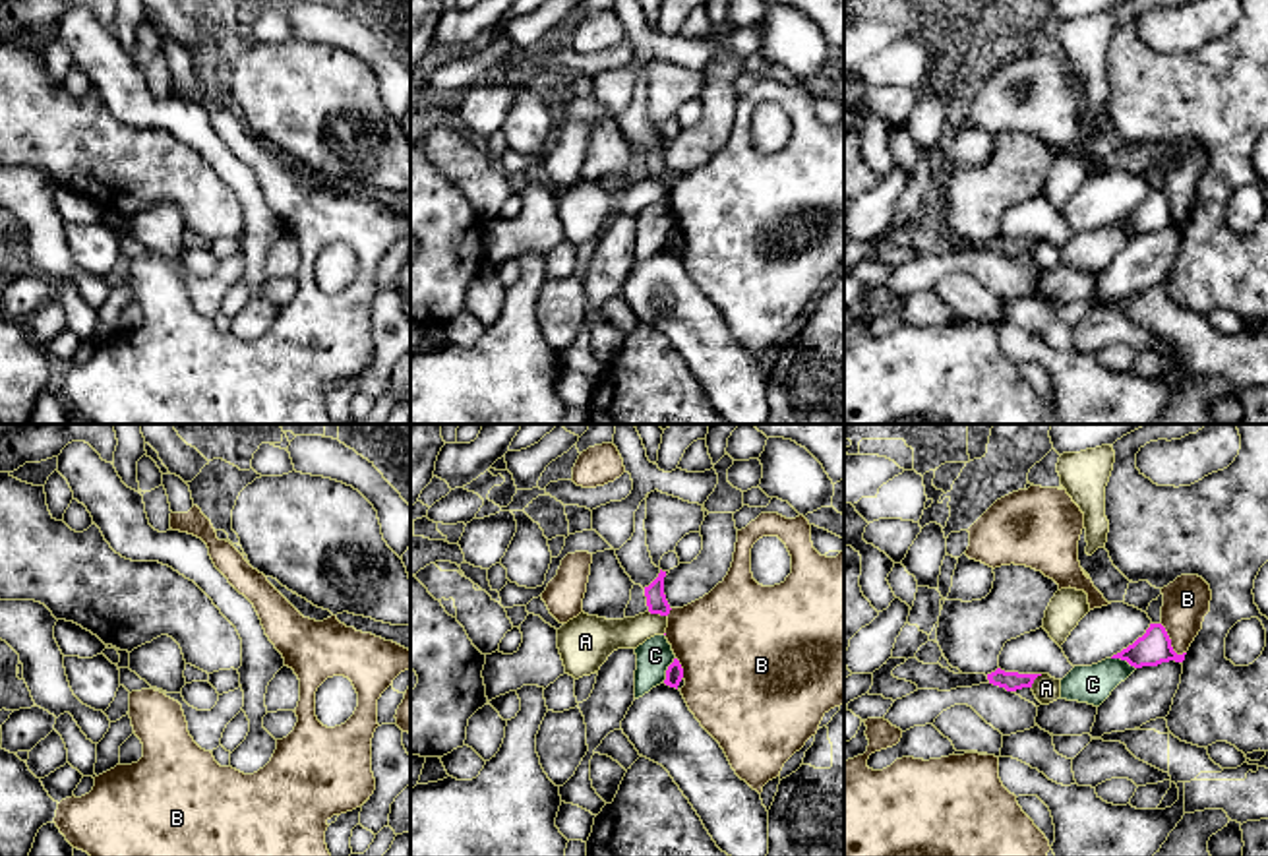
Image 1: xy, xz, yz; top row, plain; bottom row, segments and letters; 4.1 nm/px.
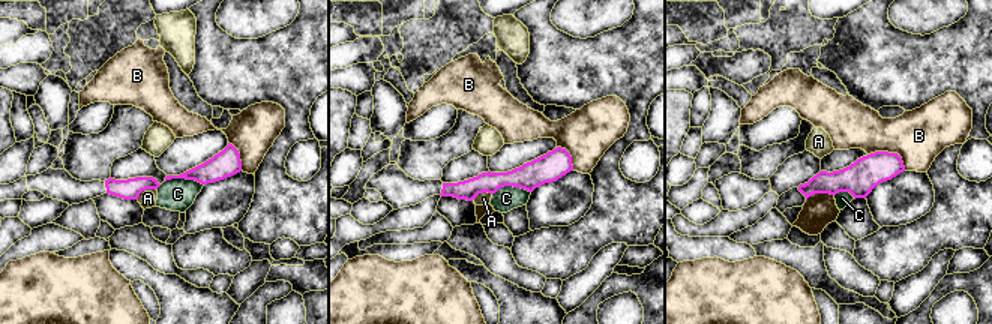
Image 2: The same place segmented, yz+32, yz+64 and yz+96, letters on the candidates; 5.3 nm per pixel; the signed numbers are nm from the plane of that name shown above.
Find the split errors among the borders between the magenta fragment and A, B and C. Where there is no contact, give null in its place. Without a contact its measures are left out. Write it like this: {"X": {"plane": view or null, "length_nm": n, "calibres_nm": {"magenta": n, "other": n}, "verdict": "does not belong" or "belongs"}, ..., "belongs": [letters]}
{"A": {"plane": "xz", "length_nm": 80, "calibres_nm": {"magenta": 90, "other": 140}, "verdict": "does not belong"}, "B": {"plane": "yz", "length_nm": 170, "calibres_nm": {"magenta": 140, "other": 190}, "verdict": "does not belong"}, "C": {"plane": "xz", "length_nm": 120, "calibres_nm": {"magenta": 70, "other": 150}, "verdict": "does not belong"}, "belongs": []}

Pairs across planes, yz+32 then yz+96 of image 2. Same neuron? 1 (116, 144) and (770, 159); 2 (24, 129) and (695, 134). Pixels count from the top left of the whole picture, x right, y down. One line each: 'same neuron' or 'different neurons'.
1: same neuron
2: same neuron

